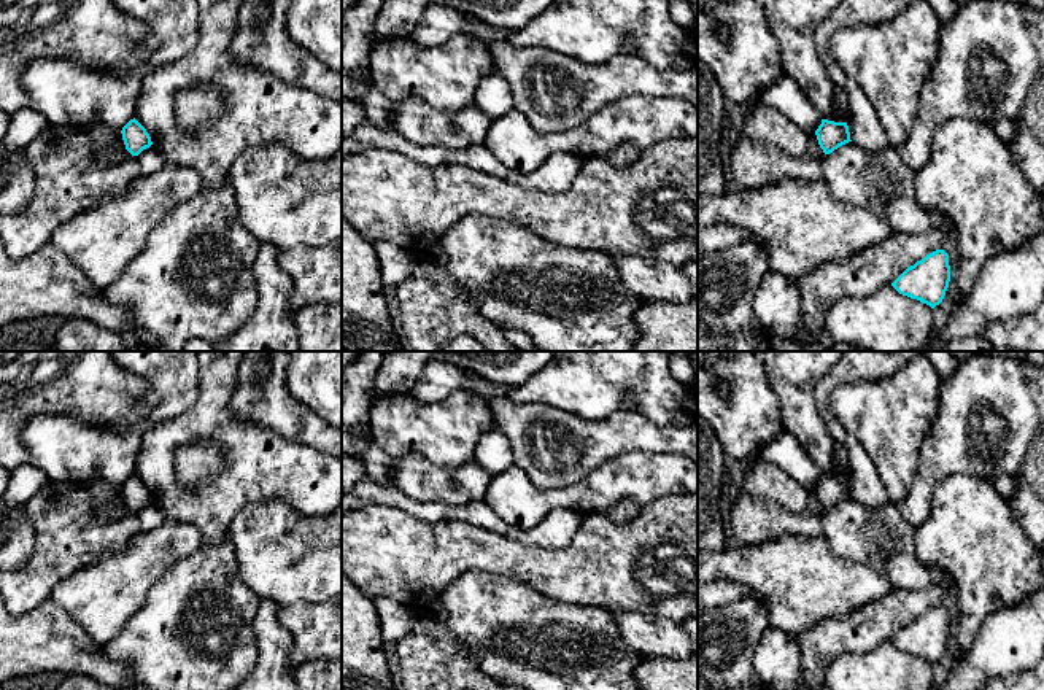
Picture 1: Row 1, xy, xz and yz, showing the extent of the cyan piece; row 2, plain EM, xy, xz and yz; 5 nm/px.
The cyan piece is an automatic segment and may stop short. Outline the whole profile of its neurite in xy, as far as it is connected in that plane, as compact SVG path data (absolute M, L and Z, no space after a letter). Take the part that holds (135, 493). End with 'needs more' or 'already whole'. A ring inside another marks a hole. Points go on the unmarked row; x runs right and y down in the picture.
M133 474L121 486L126 506L132 512L138 512L143 506L153 501L146 485Z | already whole

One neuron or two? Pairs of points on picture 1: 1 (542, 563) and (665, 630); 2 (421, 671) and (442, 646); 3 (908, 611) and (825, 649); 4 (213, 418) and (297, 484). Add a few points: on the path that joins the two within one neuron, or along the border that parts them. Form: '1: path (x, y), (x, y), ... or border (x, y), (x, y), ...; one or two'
1: border (610, 611), (639, 611), (666, 619); two
2: path (428, 665), (436, 652); one
3: path (887, 616), (855, 638), (846, 638); one
4: path (234, 434), (266, 466), (277, 468); one

